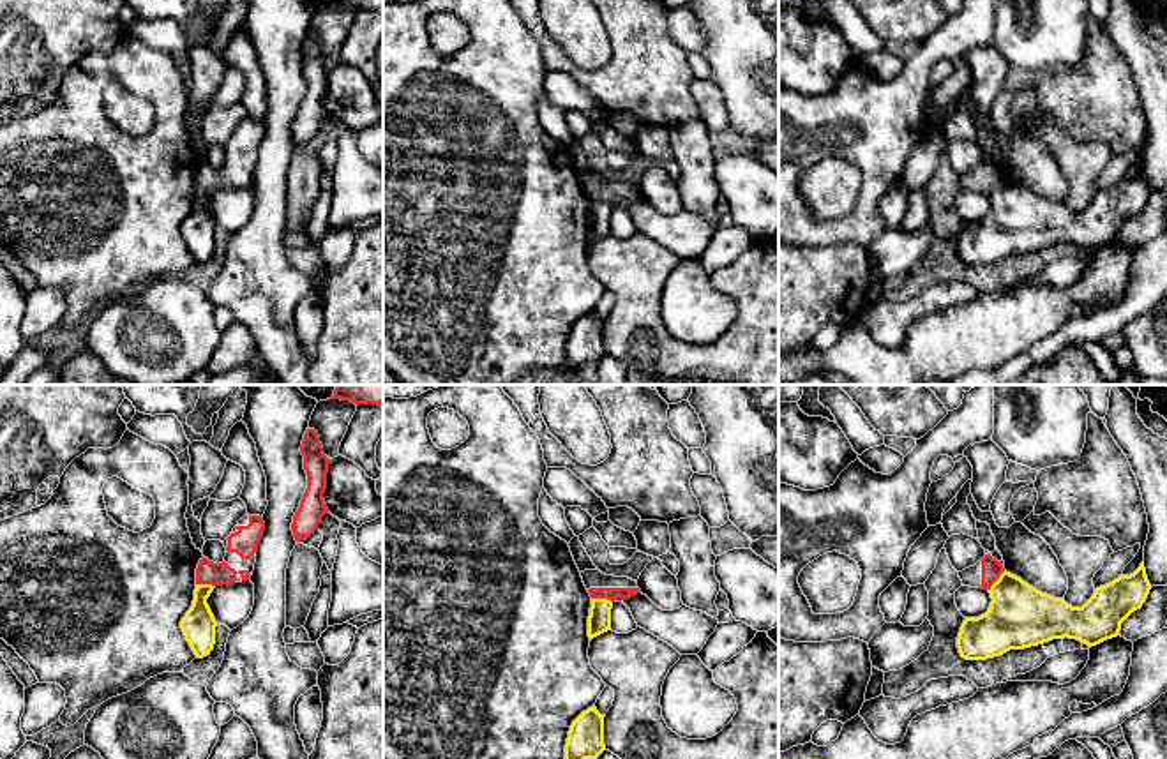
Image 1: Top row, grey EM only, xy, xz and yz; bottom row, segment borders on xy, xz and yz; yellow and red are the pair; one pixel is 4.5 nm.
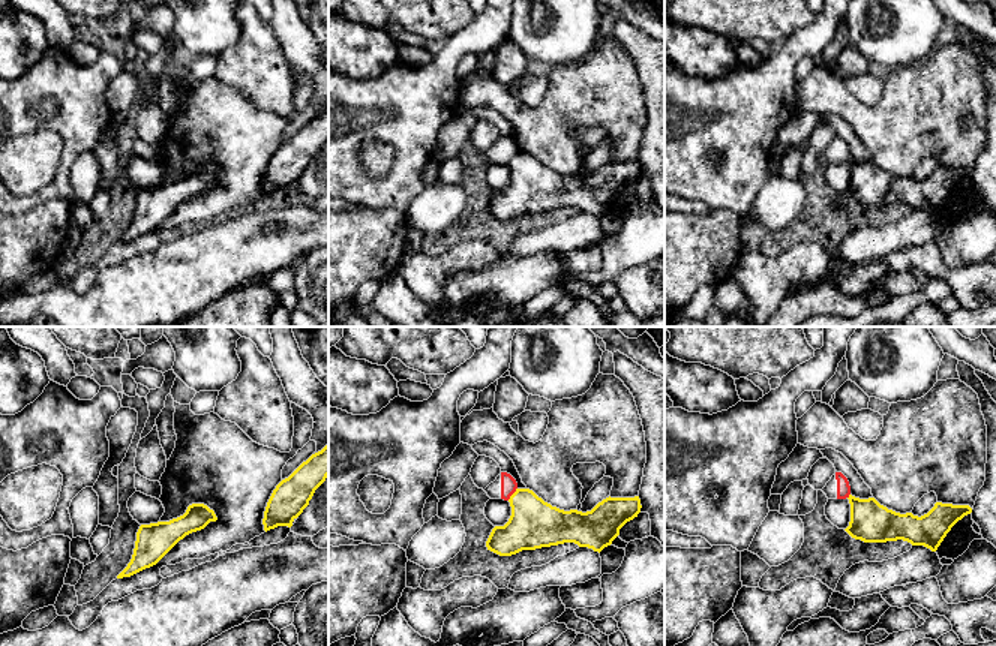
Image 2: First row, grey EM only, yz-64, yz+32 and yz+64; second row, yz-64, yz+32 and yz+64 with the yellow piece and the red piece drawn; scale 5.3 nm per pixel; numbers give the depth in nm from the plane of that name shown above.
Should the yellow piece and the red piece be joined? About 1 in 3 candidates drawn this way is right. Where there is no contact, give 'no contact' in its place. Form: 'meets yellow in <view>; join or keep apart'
meets yellow in xz; join

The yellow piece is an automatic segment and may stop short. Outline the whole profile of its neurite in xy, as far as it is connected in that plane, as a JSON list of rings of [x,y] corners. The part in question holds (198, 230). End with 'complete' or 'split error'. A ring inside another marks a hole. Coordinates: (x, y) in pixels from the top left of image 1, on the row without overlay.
[[[247,118],[222,147],[226,152],[222,168],[214,168],[205,161],[200,164],[196,173],[194,205],[180,226],[180,233],[196,263],[210,259],[215,249],[217,226],[207,208],[207,203],[215,191],[251,184],[256,168],[256,154],[263,136],[263,122]]] | split error

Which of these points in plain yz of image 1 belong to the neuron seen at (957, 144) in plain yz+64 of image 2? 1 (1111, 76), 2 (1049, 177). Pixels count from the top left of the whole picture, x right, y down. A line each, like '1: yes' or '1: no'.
1: yes
2: yes

